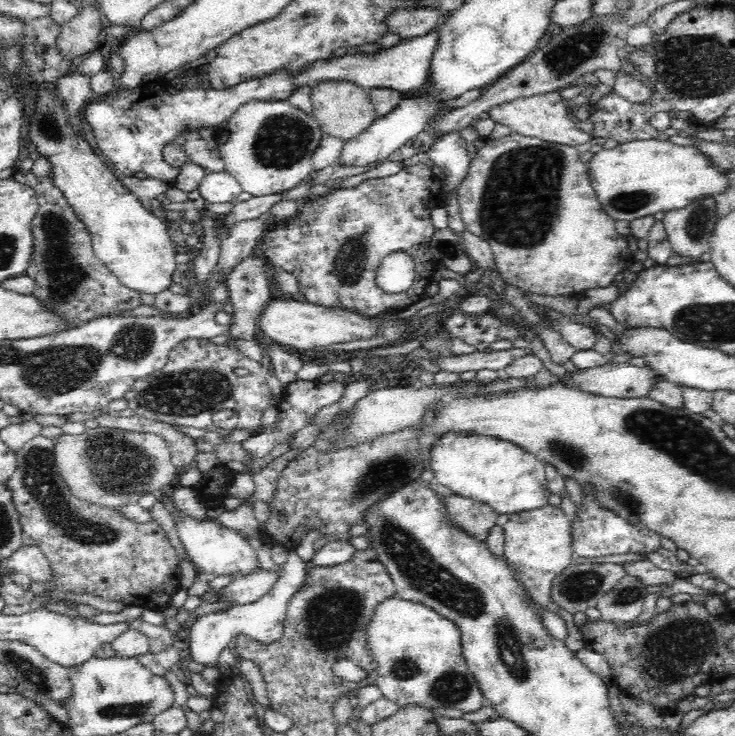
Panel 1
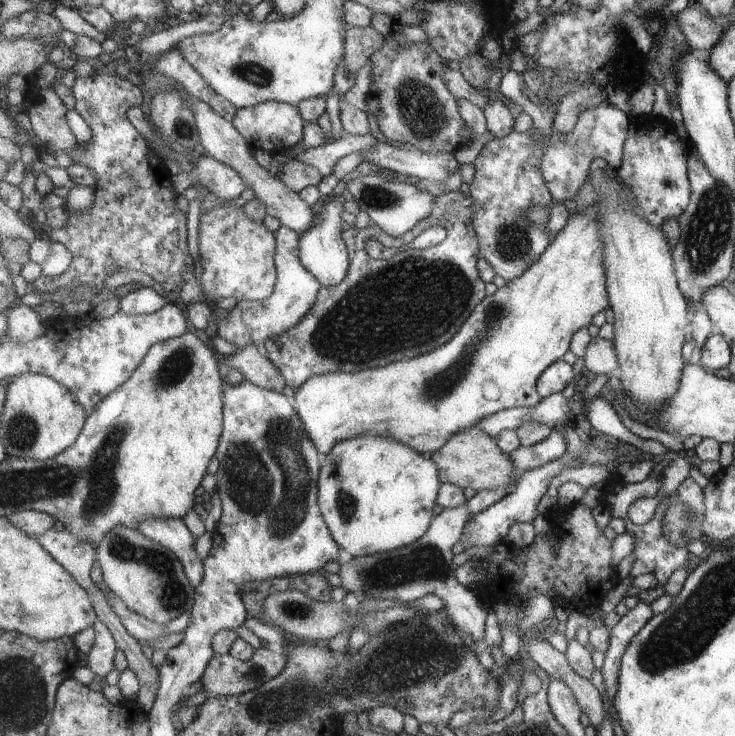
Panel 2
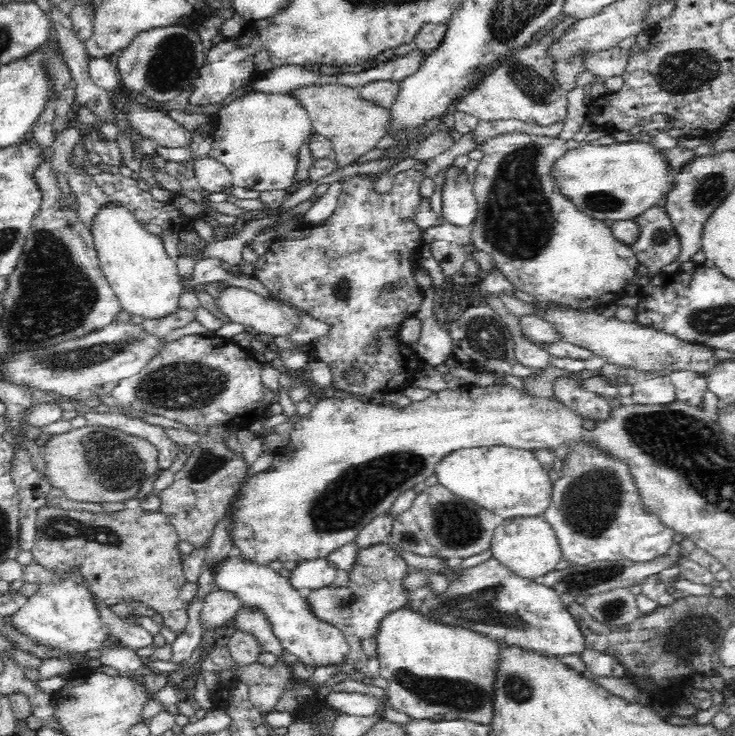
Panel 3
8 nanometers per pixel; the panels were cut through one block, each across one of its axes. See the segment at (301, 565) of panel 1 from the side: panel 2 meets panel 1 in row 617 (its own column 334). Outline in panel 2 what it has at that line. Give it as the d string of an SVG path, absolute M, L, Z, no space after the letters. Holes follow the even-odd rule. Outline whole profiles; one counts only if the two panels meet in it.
M335 200L323 201L317 207L317 222L301 235L299 258L303 266L316 276L322 285L333 286L341 284L347 278L350 269L350 254L347 243L343 238L343 231L347 228L343 221L343 202Z

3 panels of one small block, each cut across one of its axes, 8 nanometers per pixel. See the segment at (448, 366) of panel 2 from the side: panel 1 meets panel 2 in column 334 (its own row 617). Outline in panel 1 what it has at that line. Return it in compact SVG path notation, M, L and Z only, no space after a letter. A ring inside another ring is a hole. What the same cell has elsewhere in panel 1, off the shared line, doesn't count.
M397 596L388 598L388 600L384 600L384 602L376 608L376 612L367 630L367 643L372 651L372 657L374 657L374 660L377 660L379 664L378 676L375 682L376 686L382 691L384 698L395 702L400 708L404 708L404 706L419 706L420 708L432 711L436 708L454 708L466 714L466 712L478 712L478 710L482 708L482 704L486 703L486 698L484 693L480 690L479 682L476 680L476 677L469 672L466 659L462 654L462 629L460 629L460 625L458 625L456 621L448 619L446 615L440 614L440 611L436 611L432 609L432 607L428 607L424 604L402 600Z

